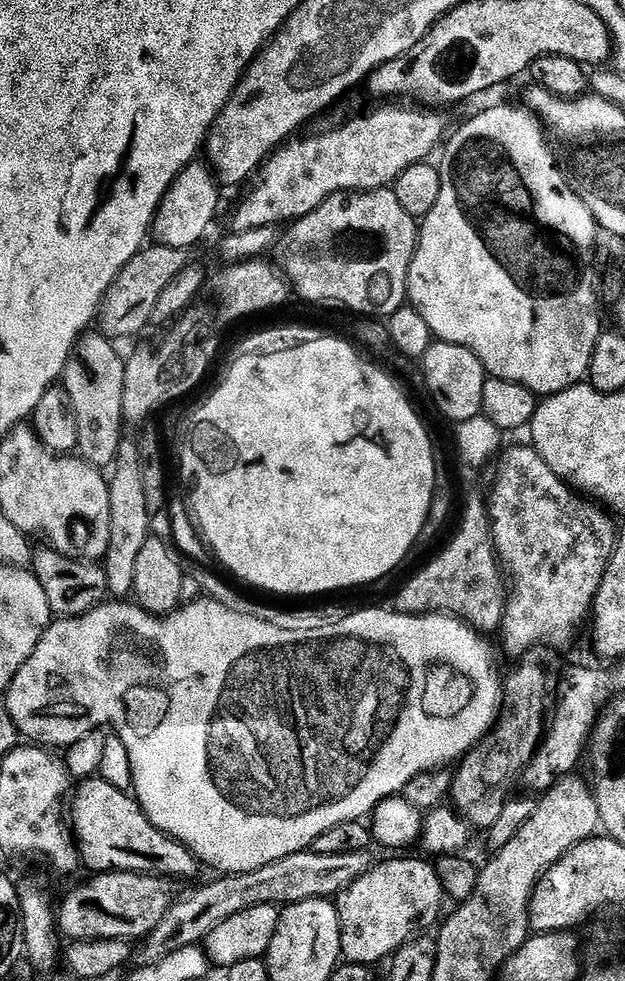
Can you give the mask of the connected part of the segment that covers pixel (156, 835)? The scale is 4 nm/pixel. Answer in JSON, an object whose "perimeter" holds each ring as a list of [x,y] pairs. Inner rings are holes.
{"perimeter":[[[89,778],[83,781],[83,783],[81,783],[77,788],[80,789],[78,789],[77,792],[75,789],[70,796],[70,832],[74,837],[76,850],[80,853],[81,865],[83,865],[85,869],[88,867],[90,870],[88,871],[89,873],[133,872],[140,873],[143,876],[156,876],[161,878],[175,878],[174,876],[192,876],[195,874],[196,867],[198,867],[198,861],[195,854],[193,854],[185,844],[179,844],[174,837],[166,835],[162,830],[158,830],[158,826],[154,826],[154,822],[150,822],[150,818],[147,814],[140,809],[140,803],[136,801],[135,795],[118,790],[114,786],[110,786],[110,782],[106,782],[99,778]]]}

